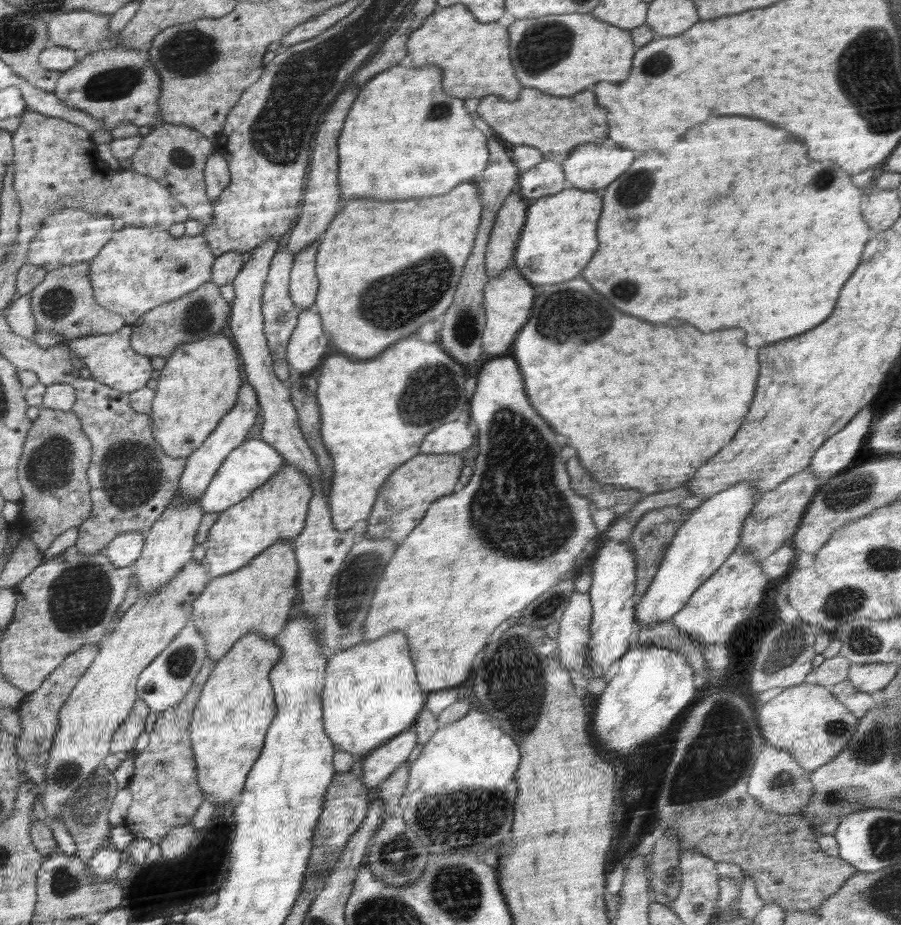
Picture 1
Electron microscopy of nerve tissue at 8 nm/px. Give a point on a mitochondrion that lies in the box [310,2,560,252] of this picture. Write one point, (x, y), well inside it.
(438, 112)

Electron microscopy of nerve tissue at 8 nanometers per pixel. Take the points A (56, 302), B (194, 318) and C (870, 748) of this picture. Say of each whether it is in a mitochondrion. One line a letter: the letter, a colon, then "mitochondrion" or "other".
A: mitochondrion
B: mitochondrion
C: mitochondrion

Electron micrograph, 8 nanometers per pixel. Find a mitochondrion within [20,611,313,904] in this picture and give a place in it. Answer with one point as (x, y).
(90, 802)

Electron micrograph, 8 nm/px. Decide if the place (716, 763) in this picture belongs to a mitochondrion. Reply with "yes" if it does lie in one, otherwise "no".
yes

